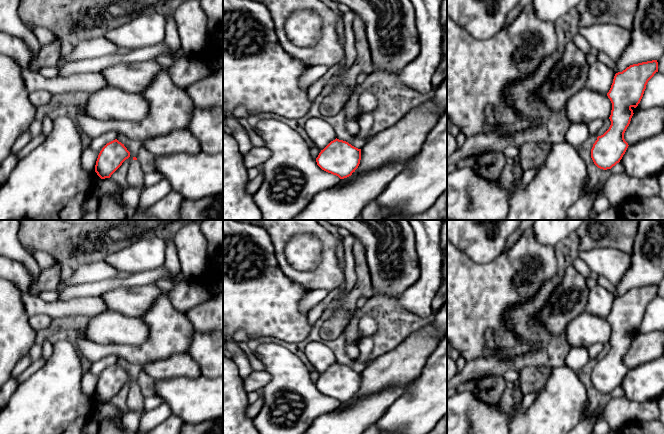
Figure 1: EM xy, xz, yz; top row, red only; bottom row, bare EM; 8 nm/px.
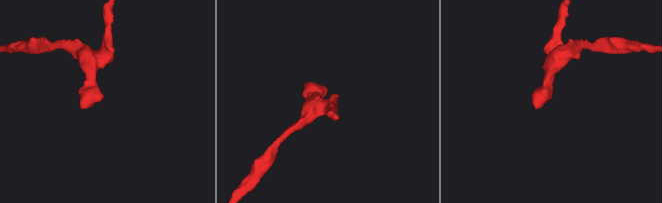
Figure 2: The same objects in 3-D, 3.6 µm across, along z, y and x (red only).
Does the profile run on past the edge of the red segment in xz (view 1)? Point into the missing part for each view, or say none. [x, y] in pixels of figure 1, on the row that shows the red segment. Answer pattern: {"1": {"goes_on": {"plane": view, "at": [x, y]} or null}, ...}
{"1": {"goes_on": null}}

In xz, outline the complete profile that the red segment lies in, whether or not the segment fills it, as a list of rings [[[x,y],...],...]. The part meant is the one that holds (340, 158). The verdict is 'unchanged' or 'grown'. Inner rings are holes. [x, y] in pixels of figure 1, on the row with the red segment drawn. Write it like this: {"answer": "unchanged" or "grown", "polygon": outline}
{"answer": "unchanged", "polygon": [[[331,141],[316,158],[317,165],[324,171],[338,176],[340,179],[352,175],[361,160],[361,149],[346,141]]]}

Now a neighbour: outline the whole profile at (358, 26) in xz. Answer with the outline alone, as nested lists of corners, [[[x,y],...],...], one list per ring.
[[[357,15],[353,22],[353,31],[358,52],[356,60],[346,72],[341,72],[335,77],[334,91],[323,98],[319,107],[323,118],[334,117],[343,109],[360,74],[373,77],[373,64],[364,23]]]

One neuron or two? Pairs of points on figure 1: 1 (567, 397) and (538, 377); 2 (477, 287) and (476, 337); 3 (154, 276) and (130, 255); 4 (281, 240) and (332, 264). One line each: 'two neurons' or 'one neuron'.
1: two neurons
2: one neuron
3: two neurons
4: one neuron

